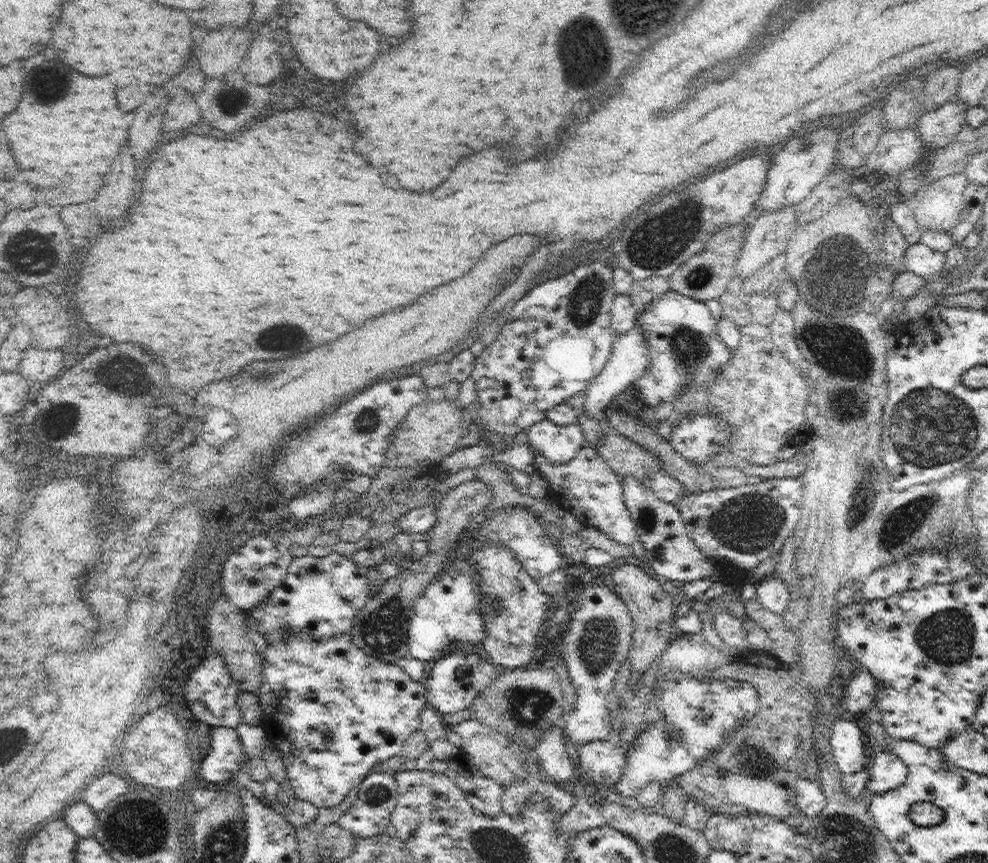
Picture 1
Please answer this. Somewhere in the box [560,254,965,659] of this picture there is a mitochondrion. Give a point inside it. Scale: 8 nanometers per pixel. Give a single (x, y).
(840, 350)

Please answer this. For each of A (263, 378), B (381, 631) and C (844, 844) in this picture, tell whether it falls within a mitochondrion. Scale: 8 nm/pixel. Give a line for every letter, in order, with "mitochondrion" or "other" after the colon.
A: mitochondrion
B: mitochondrion
C: mitochondrion

